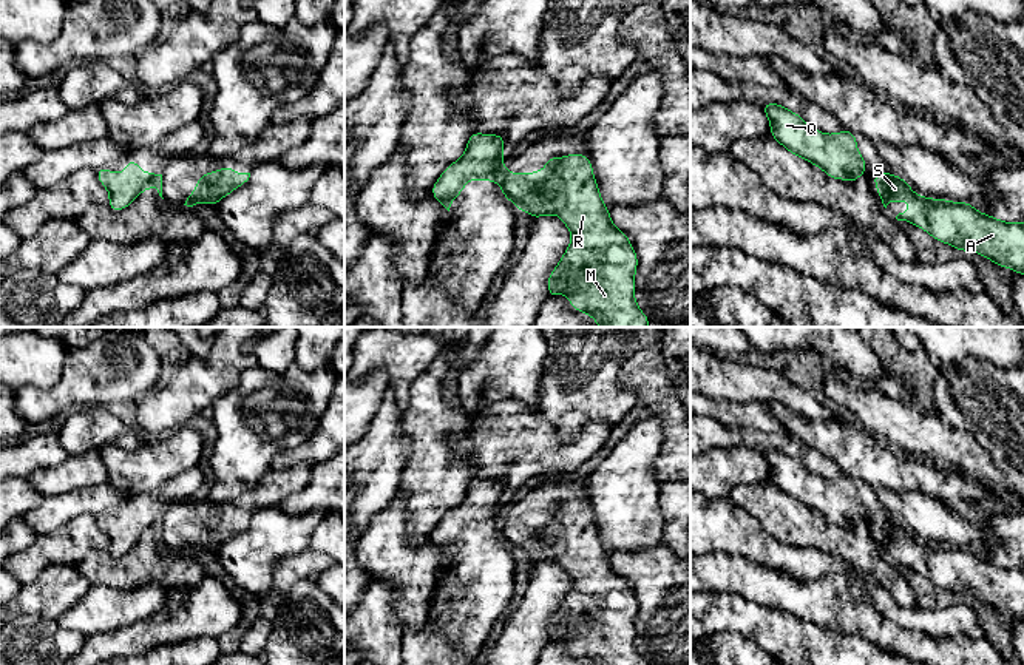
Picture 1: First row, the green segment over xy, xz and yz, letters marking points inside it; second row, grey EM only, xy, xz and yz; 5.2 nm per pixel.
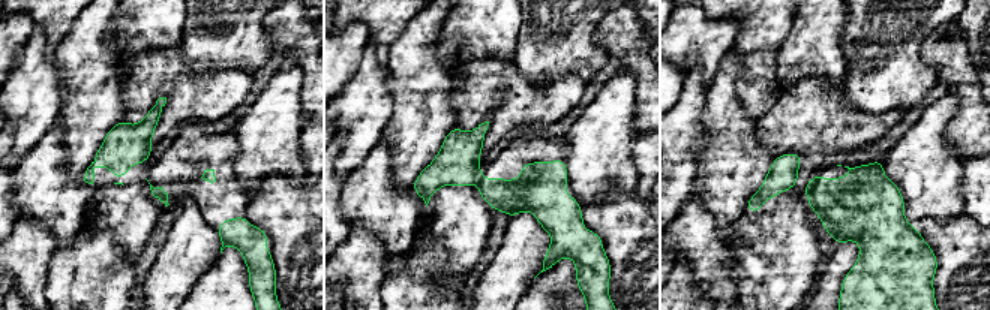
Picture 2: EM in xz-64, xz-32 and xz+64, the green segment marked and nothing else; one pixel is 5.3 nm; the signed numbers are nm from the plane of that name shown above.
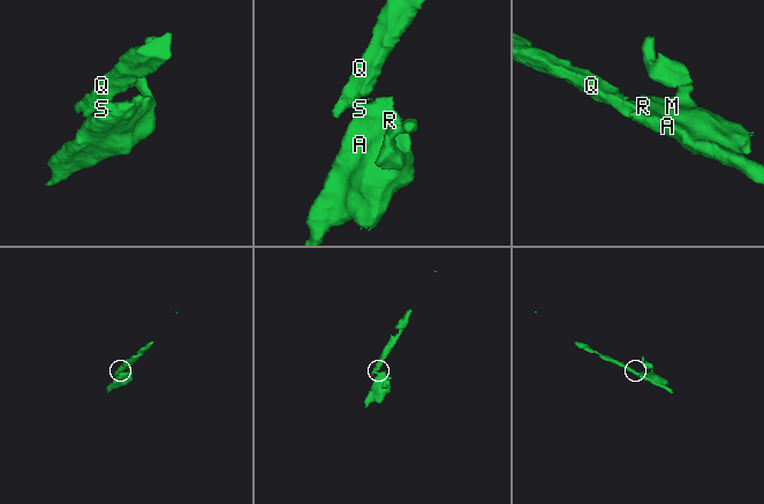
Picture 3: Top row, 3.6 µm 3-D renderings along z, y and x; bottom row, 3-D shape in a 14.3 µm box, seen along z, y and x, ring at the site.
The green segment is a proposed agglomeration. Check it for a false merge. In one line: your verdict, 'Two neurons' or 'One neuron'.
Two neurons

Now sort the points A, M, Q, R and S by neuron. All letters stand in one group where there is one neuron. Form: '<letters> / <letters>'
A M R S / Q

